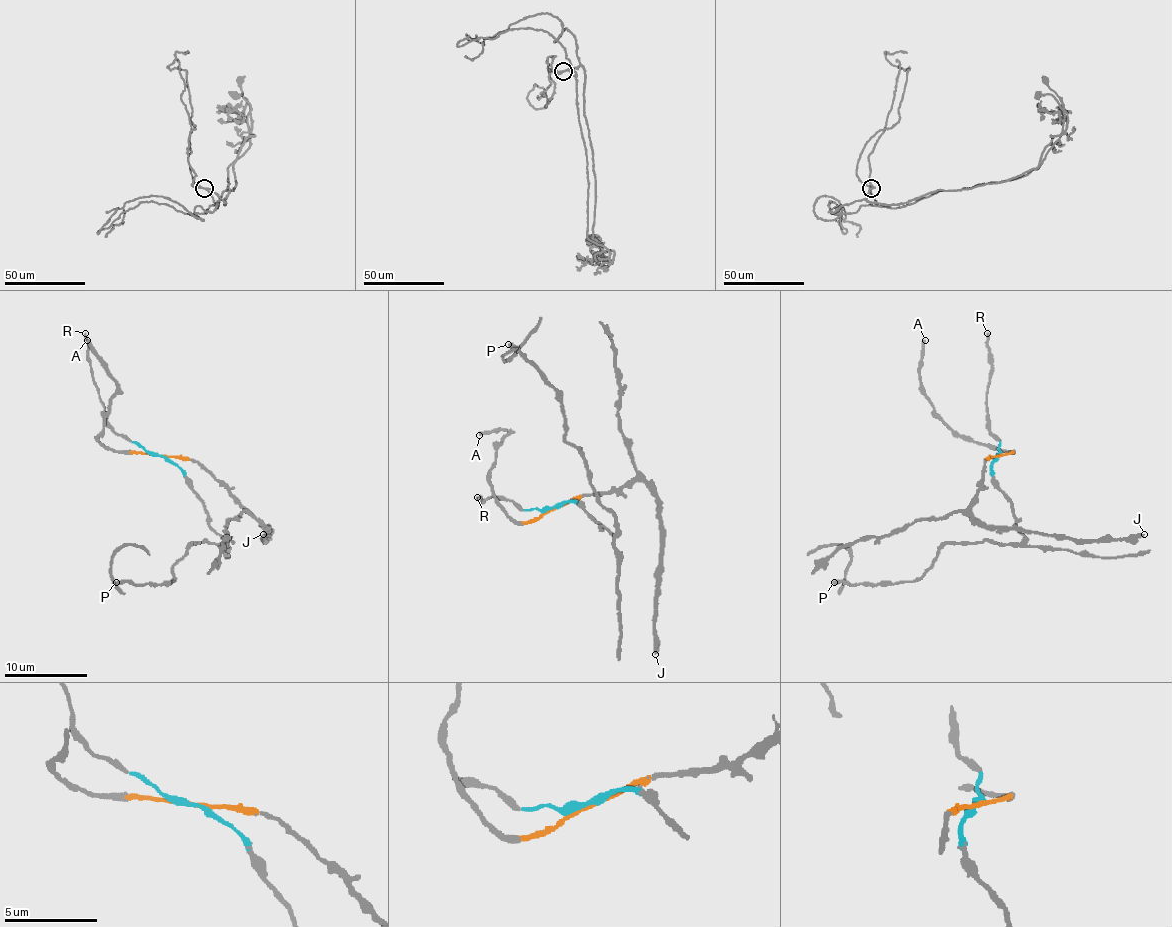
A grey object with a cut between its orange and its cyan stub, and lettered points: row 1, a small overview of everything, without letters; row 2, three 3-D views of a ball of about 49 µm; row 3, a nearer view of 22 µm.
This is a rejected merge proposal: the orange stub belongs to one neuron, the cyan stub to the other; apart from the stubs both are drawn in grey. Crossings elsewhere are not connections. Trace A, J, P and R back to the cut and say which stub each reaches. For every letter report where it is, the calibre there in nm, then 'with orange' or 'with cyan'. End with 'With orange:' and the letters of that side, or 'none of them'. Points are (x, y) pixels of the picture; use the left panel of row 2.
A: at (87, 340); 240 nm thick; with orange
J: at (263, 534); 360 nm thick; with orange
P: at (116, 582); 400 nm thick; with cyan
R: at (85, 333); 200 nm thick; with cyan
With orange: A, J

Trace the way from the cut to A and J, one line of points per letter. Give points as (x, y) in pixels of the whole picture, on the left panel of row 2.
A: (159, 454), (124, 452), (97, 440), (116, 386), (107, 363), (87, 341)
J: (159, 454), (200, 462), (269, 529), (264, 539), (262, 535)

